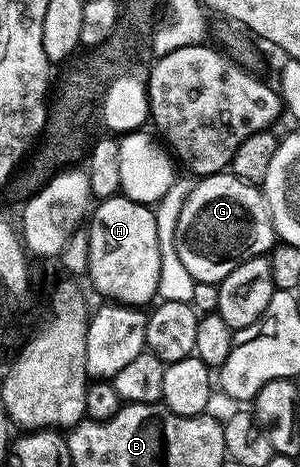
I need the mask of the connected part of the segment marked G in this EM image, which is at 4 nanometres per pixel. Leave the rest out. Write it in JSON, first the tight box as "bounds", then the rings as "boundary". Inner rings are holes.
{"bounds":[176,173,278,285],"boundary":[[[231,173],[207,175],[197,183],[197,187],[185,197],[184,204],[176,215],[176,255],[190,280],[218,285],[223,279],[230,277],[230,273],[234,273],[234,269],[238,269],[242,261],[267,256],[278,236],[272,227],[268,204],[265,203],[259,186],[242,181]]]}

